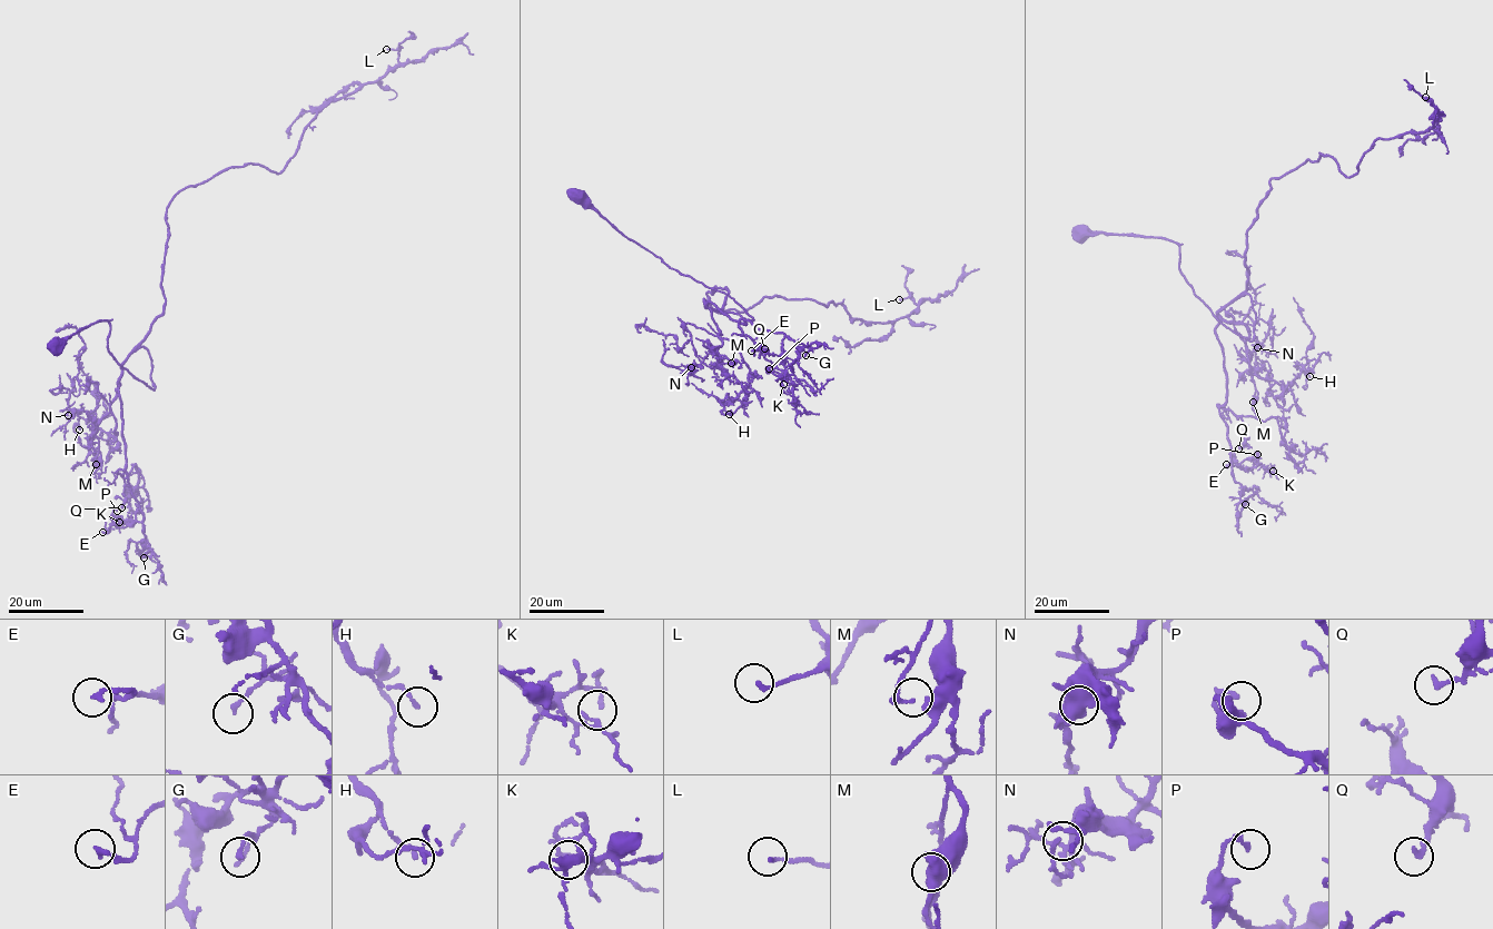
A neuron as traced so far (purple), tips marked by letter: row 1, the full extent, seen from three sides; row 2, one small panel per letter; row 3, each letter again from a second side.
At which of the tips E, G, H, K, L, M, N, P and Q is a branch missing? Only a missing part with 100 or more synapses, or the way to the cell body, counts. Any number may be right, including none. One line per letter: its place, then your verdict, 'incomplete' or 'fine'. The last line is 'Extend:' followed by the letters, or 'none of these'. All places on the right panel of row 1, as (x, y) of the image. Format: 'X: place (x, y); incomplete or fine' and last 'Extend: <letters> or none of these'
E: place (1226, 464); fine
G: place (1245, 504); fine
H: place (1309, 376); fine
K: place (1273, 471); fine
L: place (1425, 97); fine
M: place (1253, 402); fine
N: place (1257, 347); fine
P: place (1257, 454); fine
Q: place (1238, 448); fine
Extend: none of these

